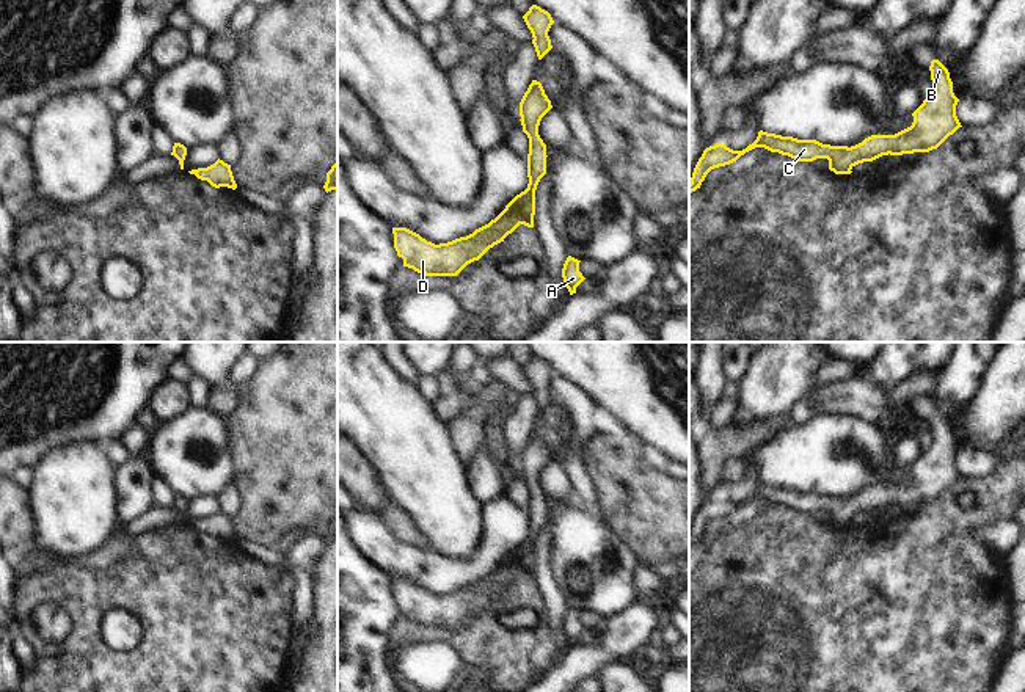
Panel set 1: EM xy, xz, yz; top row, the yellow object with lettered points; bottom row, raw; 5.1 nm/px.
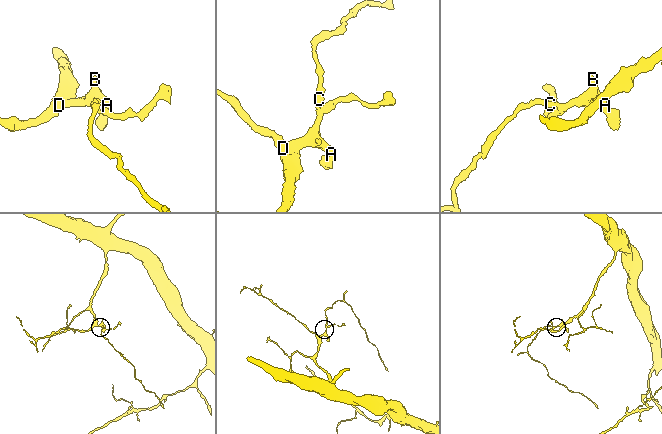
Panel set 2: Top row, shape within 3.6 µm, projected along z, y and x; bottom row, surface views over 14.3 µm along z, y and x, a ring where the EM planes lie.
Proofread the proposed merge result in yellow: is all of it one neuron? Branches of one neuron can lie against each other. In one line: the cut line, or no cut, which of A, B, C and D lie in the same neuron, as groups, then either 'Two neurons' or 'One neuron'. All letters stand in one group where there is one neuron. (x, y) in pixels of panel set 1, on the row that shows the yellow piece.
No split. Groups: A B C D. One neuron

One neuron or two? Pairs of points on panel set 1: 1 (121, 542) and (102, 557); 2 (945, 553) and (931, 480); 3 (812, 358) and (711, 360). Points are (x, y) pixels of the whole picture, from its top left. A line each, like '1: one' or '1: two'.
1: one
2: two
3: two

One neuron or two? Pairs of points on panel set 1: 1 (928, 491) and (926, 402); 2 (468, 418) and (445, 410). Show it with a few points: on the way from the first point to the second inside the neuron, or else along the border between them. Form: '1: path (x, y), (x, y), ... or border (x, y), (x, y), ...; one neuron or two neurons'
1: path (936, 469), (941, 460), (939, 424); one neuron
2: border (479, 386), (473, 400), (449, 421); two neurons

